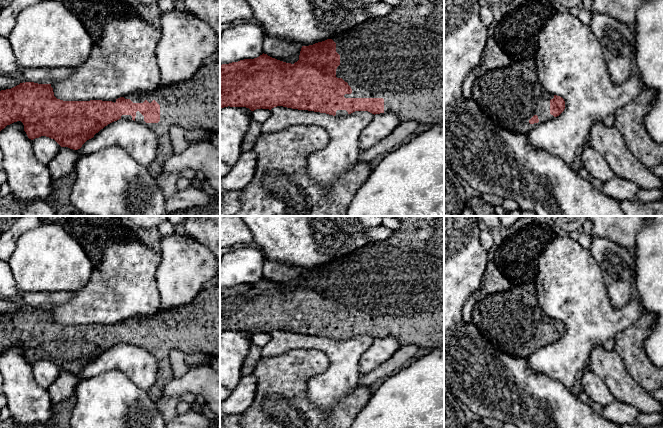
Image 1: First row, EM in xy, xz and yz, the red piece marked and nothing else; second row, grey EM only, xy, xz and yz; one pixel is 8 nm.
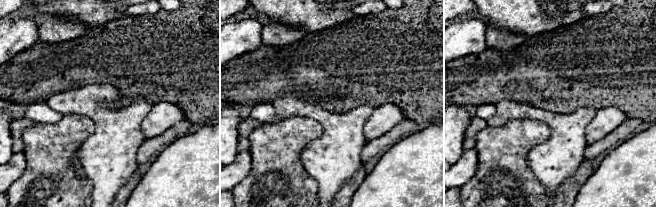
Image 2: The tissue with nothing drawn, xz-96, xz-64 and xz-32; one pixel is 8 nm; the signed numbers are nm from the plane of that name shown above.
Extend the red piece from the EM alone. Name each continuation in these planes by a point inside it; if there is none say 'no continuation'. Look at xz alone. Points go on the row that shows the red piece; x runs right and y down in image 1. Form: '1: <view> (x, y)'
1: xz (399, 57)

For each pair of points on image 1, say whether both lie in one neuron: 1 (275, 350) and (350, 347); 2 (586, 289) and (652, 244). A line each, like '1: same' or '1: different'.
1: same
2: different

